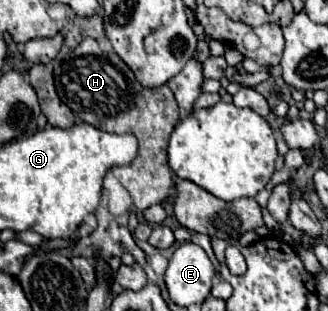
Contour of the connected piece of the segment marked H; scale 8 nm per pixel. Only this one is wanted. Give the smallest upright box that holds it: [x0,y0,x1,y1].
[54,39,180,211]

